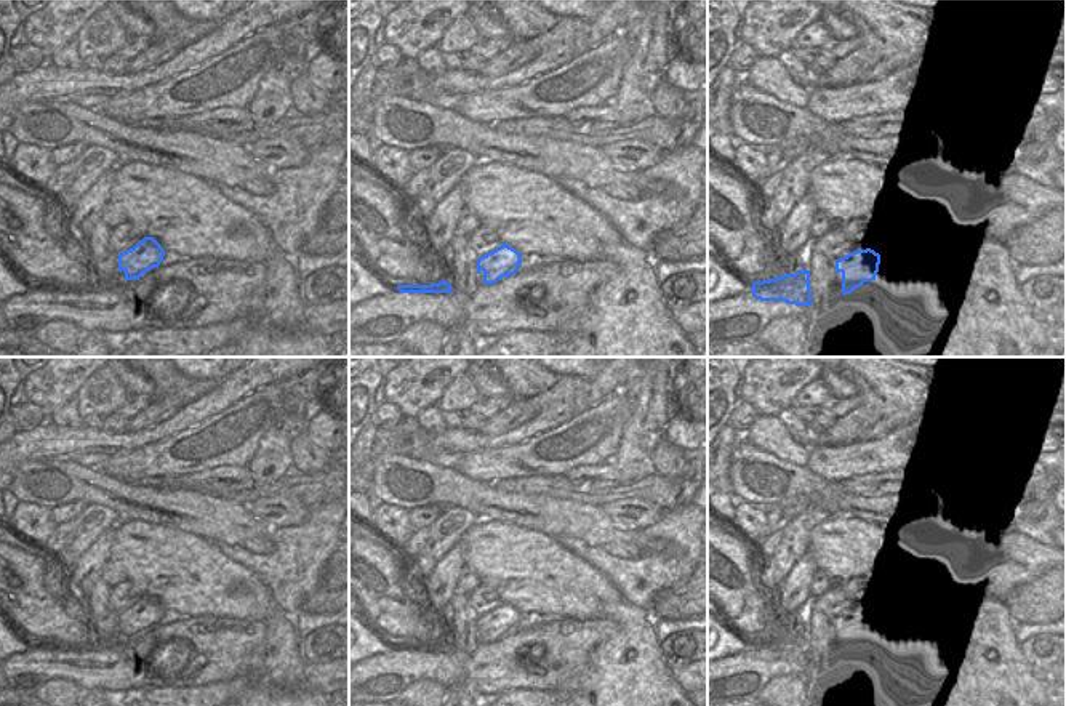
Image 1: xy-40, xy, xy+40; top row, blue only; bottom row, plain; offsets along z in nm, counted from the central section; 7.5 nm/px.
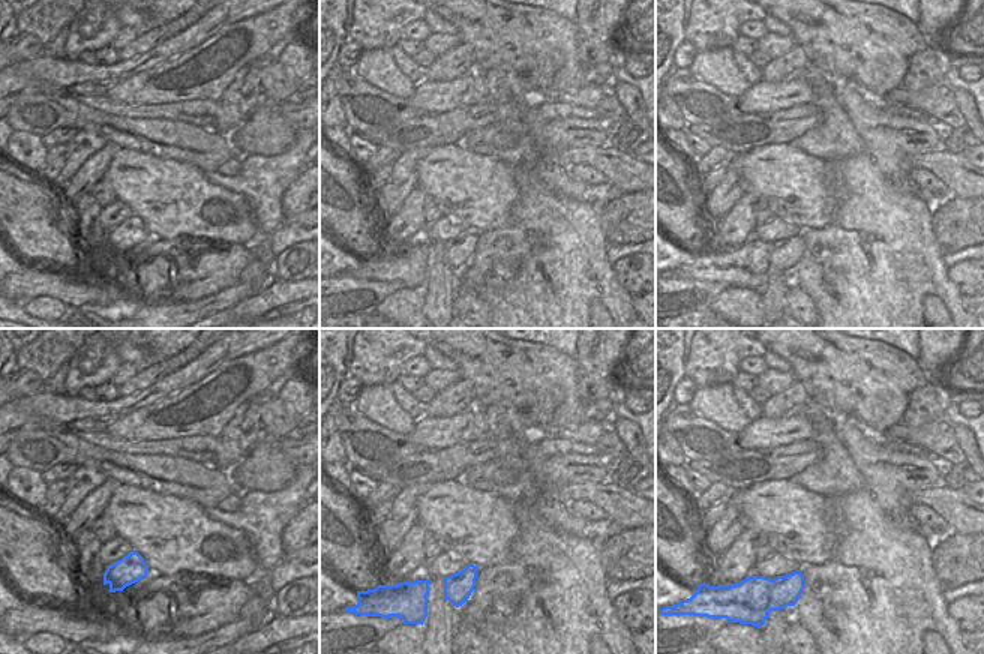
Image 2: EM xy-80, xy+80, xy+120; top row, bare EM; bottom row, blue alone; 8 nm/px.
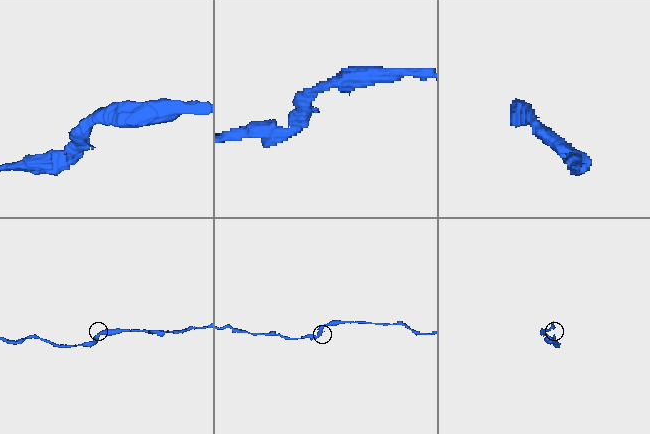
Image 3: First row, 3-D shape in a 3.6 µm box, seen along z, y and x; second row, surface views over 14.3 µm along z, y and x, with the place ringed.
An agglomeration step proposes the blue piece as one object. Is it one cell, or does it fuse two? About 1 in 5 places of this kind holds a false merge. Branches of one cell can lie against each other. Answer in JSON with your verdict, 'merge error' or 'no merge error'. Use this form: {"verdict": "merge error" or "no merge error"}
{"verdict": "no merge error"}

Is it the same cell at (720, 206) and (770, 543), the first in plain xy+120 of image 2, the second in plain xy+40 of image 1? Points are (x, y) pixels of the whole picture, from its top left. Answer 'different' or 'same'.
different

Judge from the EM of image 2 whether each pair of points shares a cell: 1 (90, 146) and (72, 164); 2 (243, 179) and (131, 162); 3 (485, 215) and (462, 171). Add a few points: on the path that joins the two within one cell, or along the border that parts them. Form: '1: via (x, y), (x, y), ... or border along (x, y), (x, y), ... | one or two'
1: via (86, 150), (77, 159) | one
2: border along (203, 171), (209, 180), (234, 192) | two
3: via (485, 204), (465, 182) | one

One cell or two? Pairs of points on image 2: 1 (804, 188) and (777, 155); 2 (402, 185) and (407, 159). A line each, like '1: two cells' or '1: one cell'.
1: one cell
2: one cell

